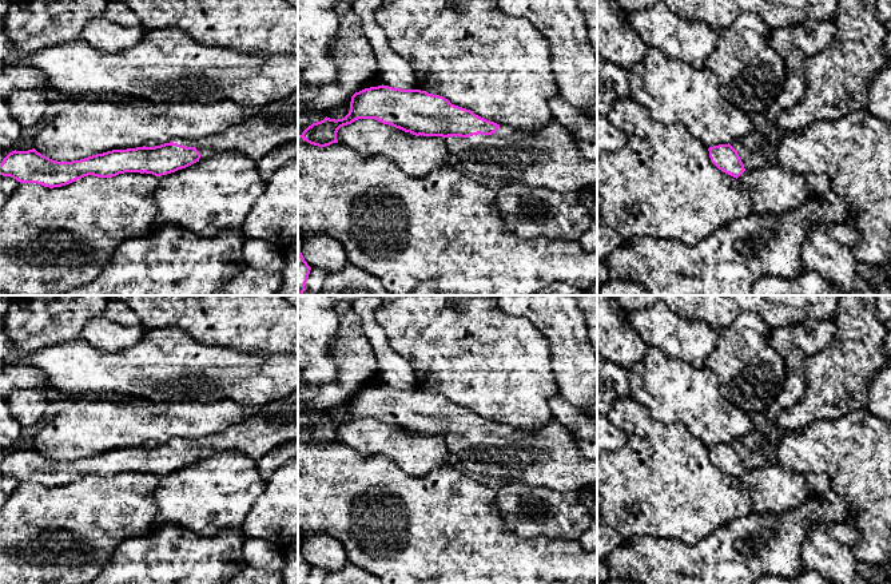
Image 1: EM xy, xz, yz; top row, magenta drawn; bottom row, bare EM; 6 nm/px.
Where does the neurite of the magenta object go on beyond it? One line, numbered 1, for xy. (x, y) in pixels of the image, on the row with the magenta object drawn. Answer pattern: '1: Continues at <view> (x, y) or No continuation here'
1: Continues at xy (274, 124)

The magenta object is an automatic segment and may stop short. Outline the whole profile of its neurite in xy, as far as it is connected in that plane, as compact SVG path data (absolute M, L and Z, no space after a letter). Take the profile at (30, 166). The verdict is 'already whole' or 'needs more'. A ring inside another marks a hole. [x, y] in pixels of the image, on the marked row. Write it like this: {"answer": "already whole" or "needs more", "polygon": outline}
{"answer": "needs more", "polygon": "M298 91L260 107L254 116L199 140L172 139L164 144L112 150L80 160L52 160L35 148L12 151L0 163L0 175L20 183L61 187L88 175L112 178L124 172L167 175L216 152L239 151L259 162L269 151L298 140Z"}

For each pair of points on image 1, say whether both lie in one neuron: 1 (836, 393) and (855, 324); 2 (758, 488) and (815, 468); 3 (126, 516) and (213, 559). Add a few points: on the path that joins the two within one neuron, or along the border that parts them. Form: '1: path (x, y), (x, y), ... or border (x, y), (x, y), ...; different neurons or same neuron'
1: path (839, 376), (855, 356), (855, 341); same neuron
2: border (778, 461), (798, 472), (810, 491); different neurons
3: border (146, 532), (127, 537), (118, 545); different neurons

